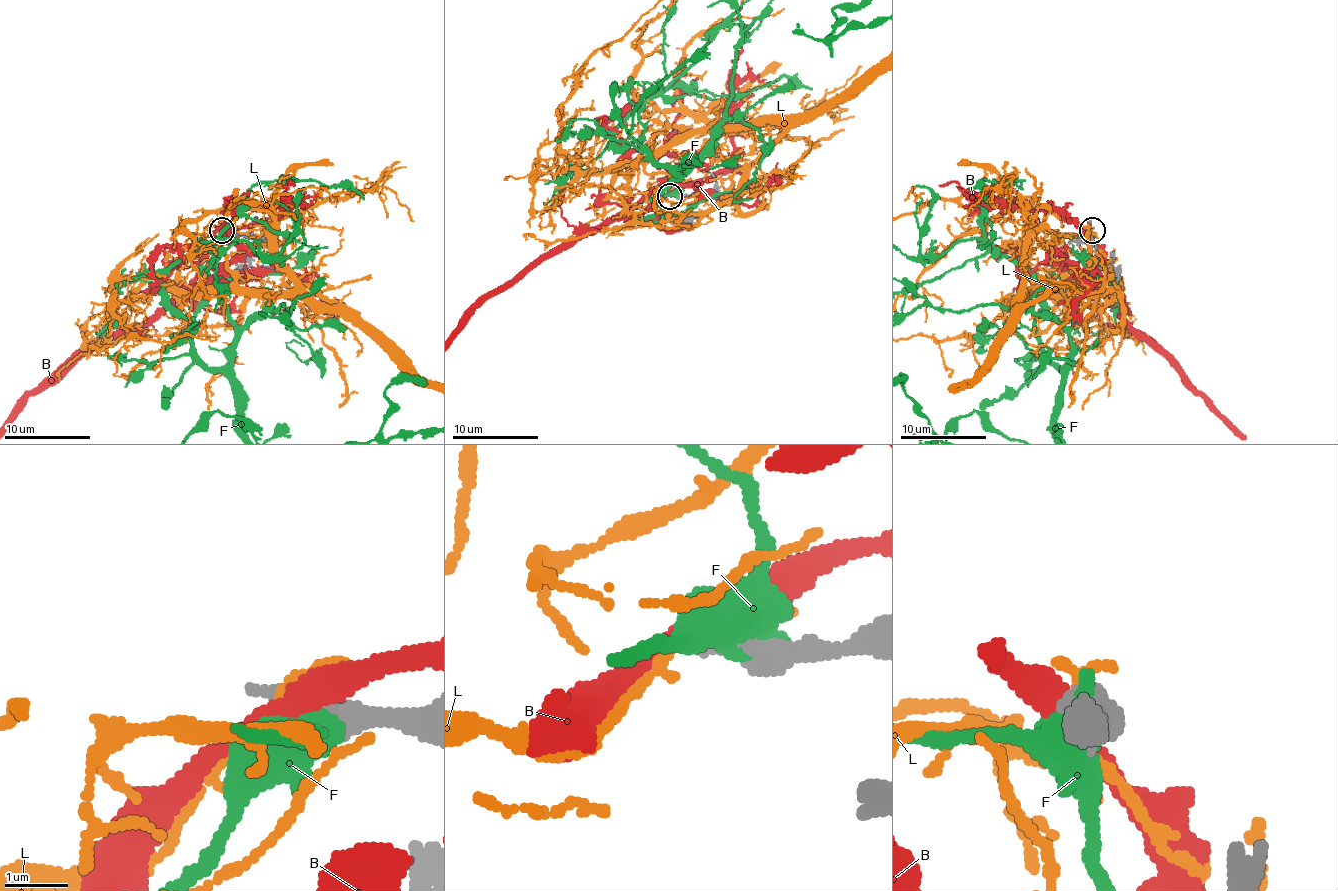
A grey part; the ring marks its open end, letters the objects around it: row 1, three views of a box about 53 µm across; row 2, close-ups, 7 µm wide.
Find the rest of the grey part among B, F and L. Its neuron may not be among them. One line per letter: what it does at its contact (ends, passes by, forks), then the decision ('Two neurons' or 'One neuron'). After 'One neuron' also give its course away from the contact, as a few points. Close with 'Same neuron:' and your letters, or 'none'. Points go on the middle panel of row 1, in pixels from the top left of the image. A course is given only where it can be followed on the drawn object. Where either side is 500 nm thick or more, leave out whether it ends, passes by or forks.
B: It passes by. Two neurons
F: Two neurons
L: It ends there. Two neurons
Same neuron: none

